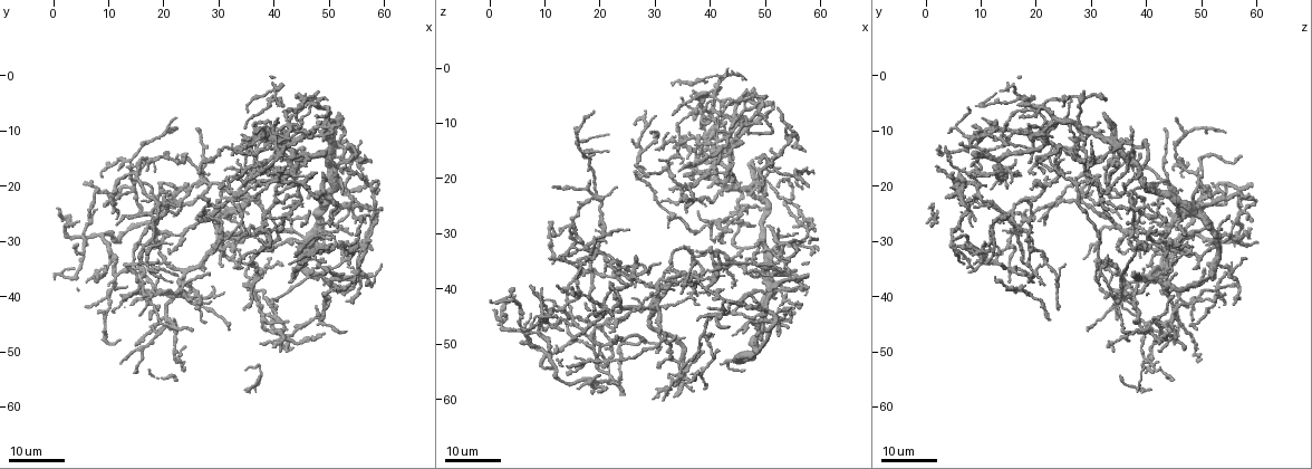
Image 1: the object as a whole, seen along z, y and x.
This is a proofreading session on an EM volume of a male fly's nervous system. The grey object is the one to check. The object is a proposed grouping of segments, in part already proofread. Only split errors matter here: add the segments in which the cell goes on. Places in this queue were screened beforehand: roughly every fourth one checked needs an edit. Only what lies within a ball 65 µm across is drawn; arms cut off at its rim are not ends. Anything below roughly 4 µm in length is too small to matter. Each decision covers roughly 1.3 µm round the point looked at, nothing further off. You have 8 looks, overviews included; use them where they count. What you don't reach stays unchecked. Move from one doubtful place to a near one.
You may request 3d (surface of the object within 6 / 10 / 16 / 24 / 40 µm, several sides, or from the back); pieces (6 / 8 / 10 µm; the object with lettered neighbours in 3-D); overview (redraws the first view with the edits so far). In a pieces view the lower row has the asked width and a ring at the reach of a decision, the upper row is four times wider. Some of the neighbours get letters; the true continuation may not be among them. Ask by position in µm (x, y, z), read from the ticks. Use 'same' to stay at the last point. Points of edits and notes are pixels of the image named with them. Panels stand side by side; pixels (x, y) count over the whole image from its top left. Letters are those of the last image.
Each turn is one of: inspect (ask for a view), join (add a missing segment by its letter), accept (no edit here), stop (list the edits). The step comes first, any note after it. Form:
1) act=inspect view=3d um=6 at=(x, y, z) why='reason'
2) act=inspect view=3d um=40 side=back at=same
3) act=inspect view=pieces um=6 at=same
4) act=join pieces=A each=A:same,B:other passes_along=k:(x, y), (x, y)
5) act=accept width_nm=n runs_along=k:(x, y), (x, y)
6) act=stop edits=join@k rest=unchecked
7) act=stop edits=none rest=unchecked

act=inspect view=3d um=16 at=(51.5, 28.0, 42.0) why='branch stops here'

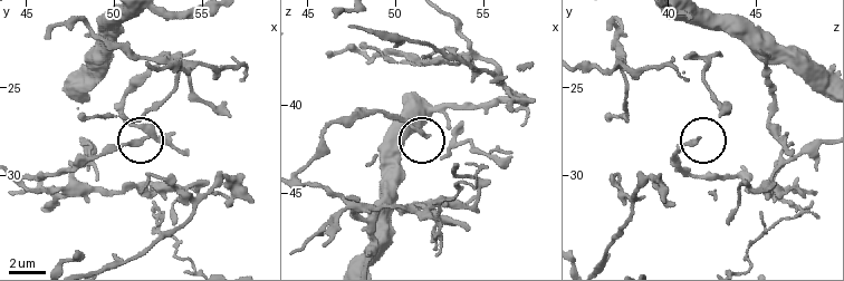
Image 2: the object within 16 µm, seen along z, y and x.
act=inspect view=pieces um=6 at=(51.7, 27.8, 41.7)

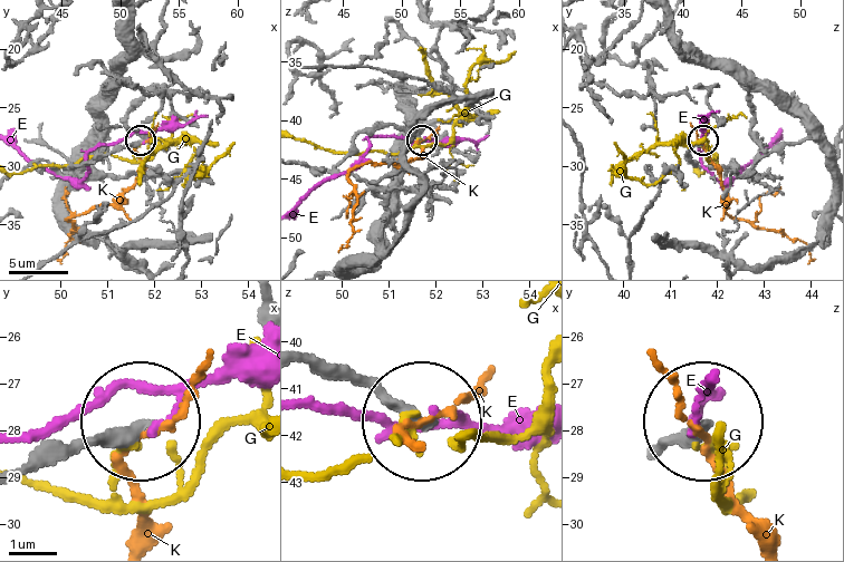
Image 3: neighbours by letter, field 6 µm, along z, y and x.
act=accept each=E:other,G:other,K:other runs_along=3:(20, 476), (136, 424) found='none of them fits'

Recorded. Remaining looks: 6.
act=inspect view=3d um=16 at=(46.0, 22.0, 37.5) why='branch stops here'

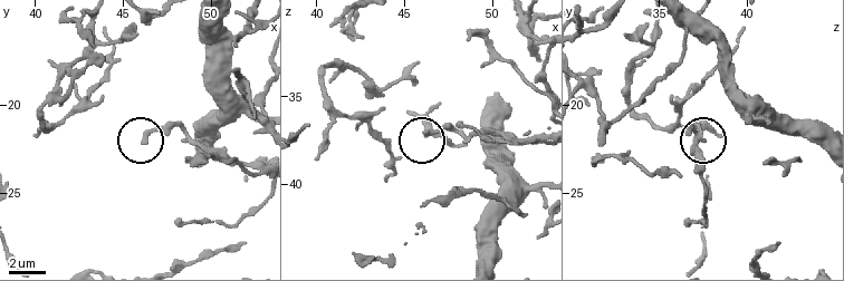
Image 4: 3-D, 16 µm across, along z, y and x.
act=inspect view=pieces um=10 at=(46.1, 22.1, 37.1)

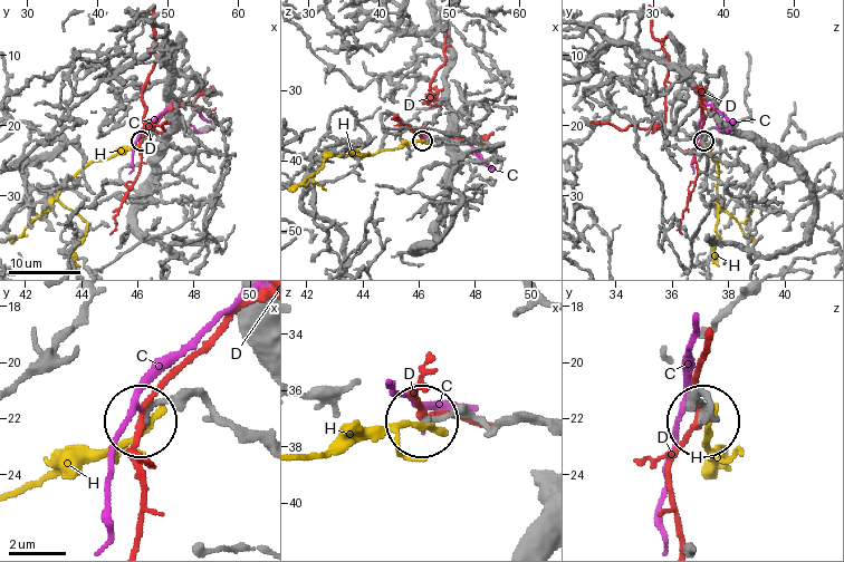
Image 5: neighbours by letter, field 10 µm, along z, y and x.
act=accept width_nm=270 each=C:other,D:other,H:other found='no lettered segment goes on from it'

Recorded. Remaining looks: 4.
act=inspect view=3d um=16 at=(41.5, 24.0, 12.0)

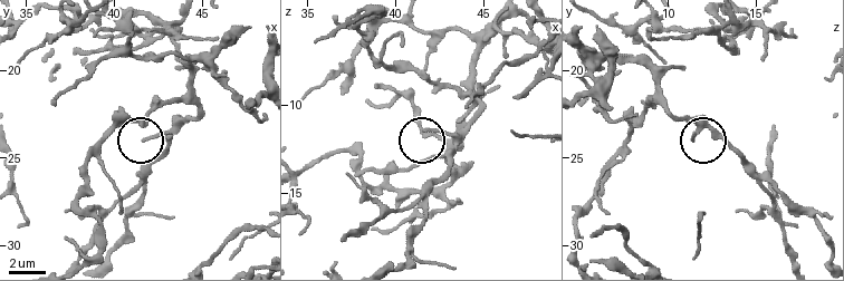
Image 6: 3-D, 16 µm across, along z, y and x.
act=inspect view=pieces um=6 at=(41.6, 24.1, 11.4)

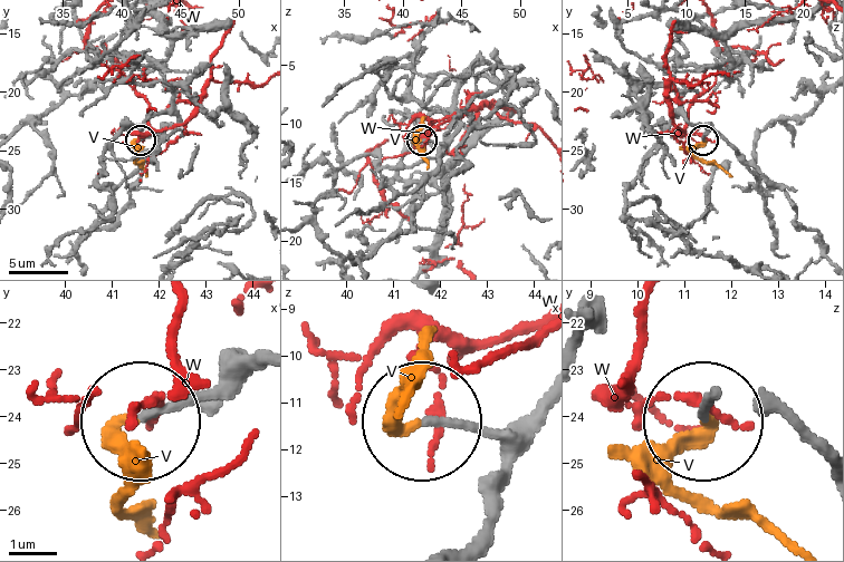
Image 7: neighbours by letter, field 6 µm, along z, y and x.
act=join pieces=V each=V:same,W:other passes_along=7:(536, 403), (499, 427), (420, 427), (403, 403) found='the cell continues'

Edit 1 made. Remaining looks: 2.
act=stop edits=join@7 rest=unchecked

